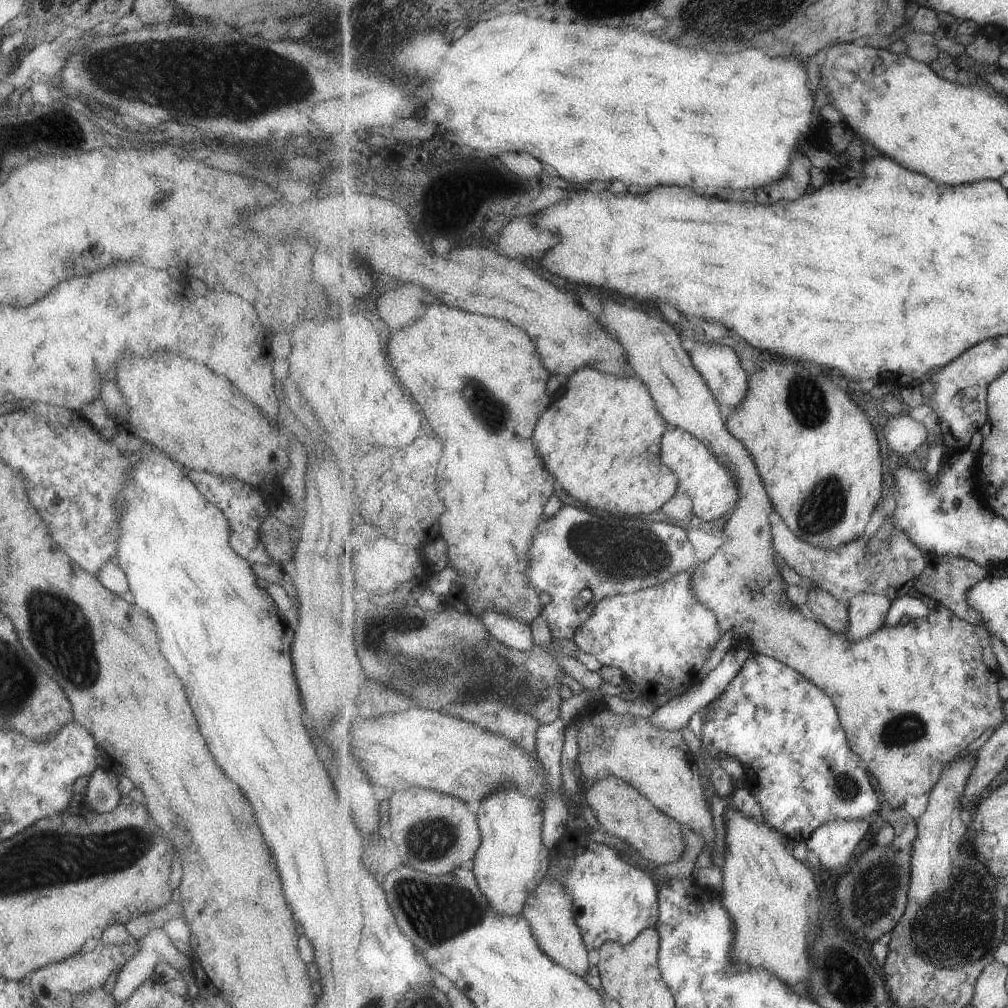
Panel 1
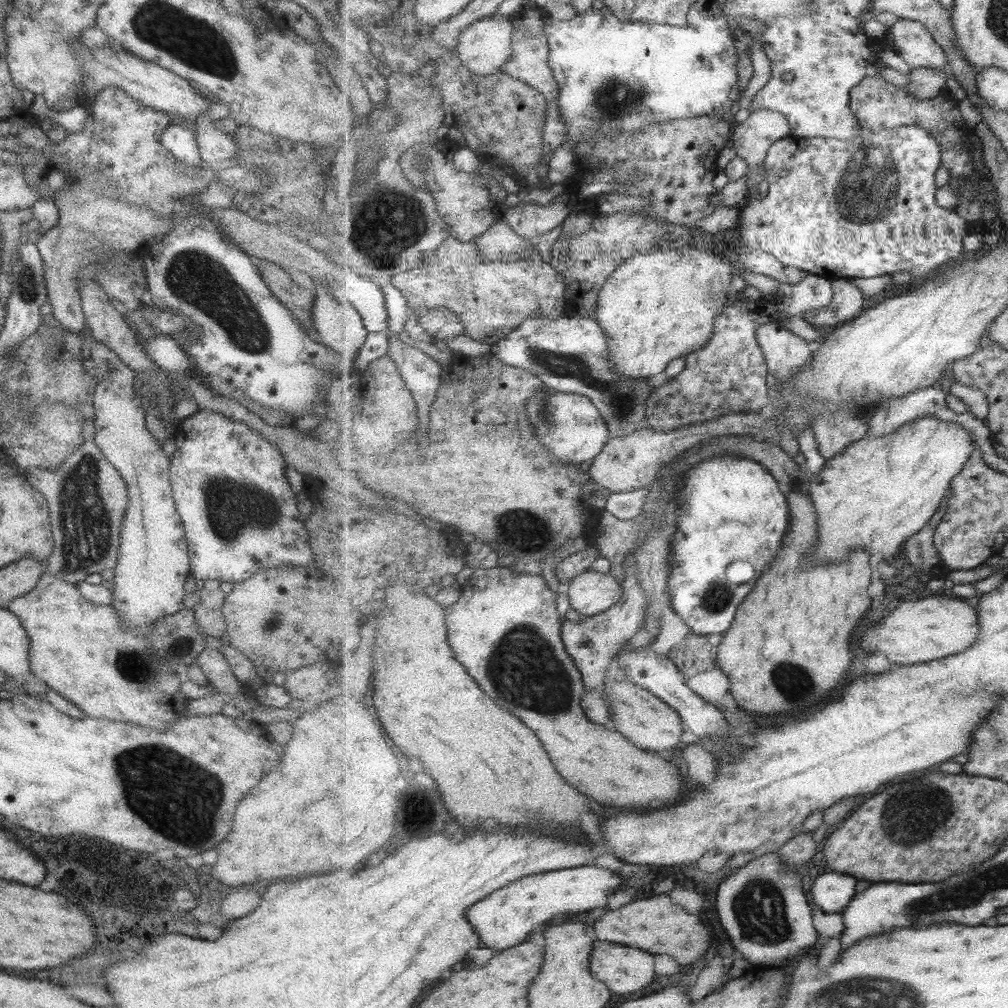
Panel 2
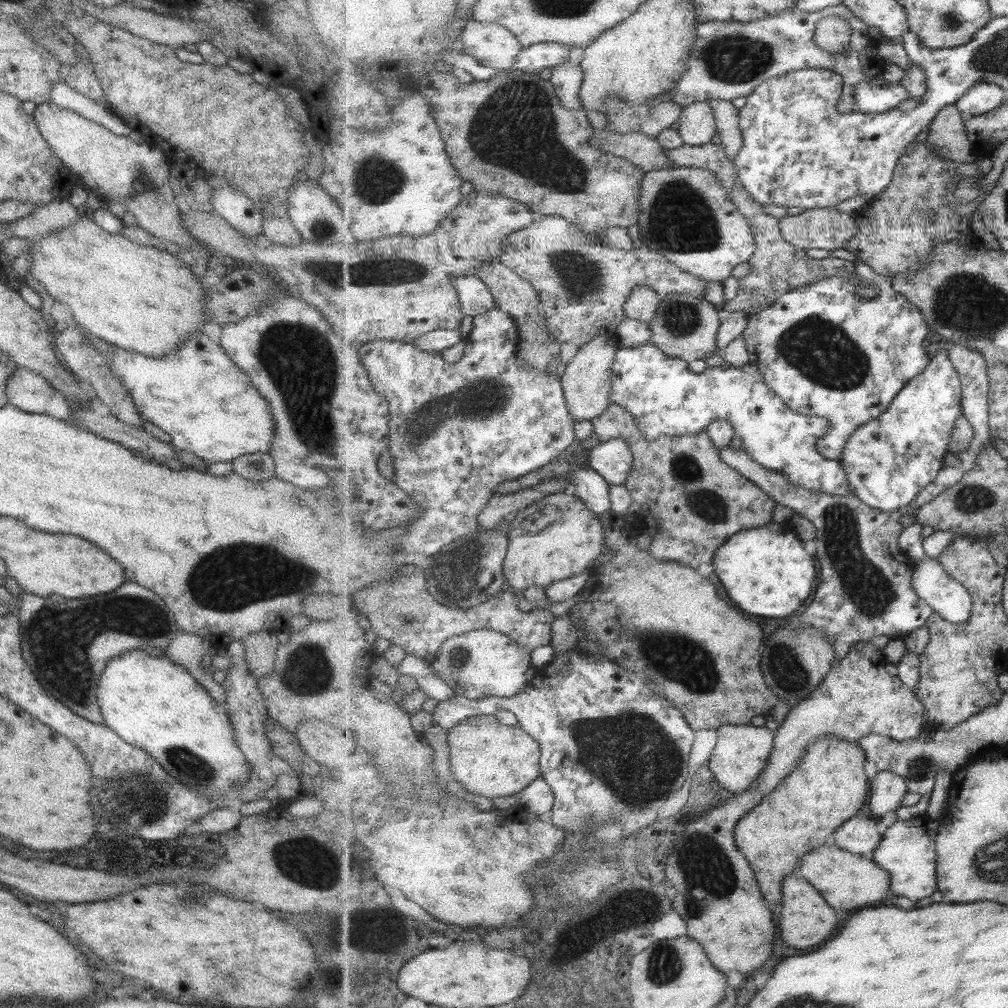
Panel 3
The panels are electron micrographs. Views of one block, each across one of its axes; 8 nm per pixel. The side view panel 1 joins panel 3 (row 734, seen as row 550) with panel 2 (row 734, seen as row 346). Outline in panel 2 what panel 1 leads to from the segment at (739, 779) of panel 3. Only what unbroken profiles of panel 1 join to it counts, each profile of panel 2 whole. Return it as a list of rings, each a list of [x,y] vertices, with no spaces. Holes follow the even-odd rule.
[[[629,679],[607,683],[604,690],[608,694],[608,700],[612,700],[611,710],[617,722],[617,730],[629,736],[629,740],[633,740],[635,744],[641,744],[641,748],[657,750],[657,752],[673,750],[681,744],[684,720],[680,712],[661,700],[661,697]]]

